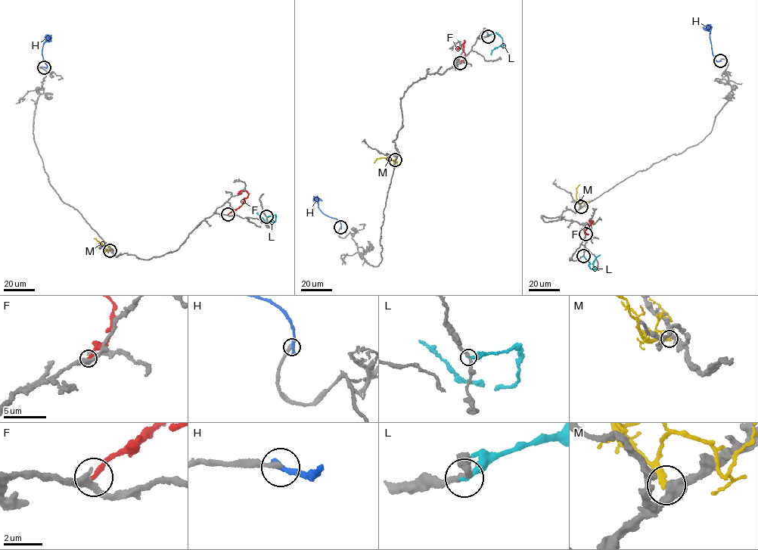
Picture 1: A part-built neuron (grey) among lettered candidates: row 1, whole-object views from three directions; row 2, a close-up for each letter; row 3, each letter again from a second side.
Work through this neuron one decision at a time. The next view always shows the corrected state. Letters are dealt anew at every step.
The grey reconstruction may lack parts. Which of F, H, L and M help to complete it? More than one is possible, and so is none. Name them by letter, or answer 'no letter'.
no letter

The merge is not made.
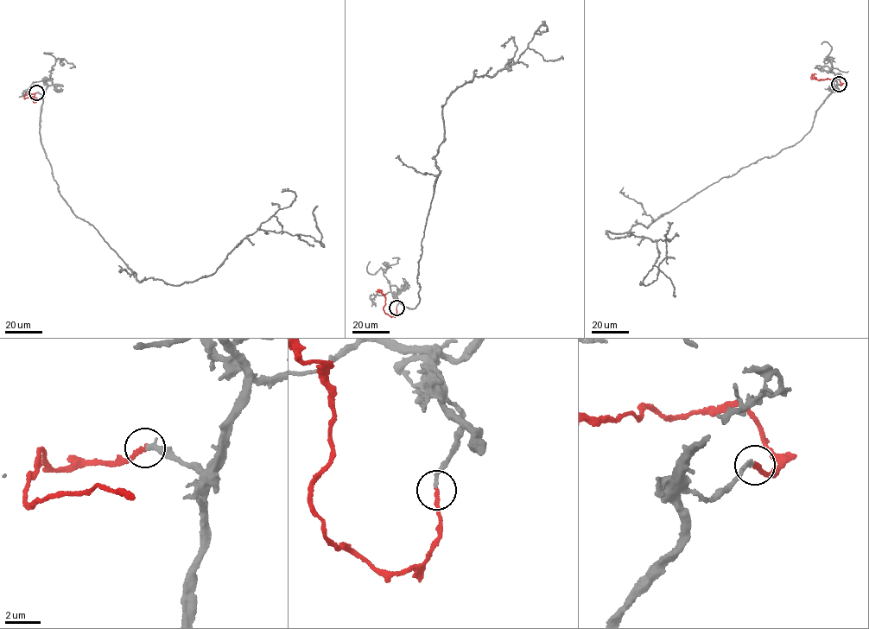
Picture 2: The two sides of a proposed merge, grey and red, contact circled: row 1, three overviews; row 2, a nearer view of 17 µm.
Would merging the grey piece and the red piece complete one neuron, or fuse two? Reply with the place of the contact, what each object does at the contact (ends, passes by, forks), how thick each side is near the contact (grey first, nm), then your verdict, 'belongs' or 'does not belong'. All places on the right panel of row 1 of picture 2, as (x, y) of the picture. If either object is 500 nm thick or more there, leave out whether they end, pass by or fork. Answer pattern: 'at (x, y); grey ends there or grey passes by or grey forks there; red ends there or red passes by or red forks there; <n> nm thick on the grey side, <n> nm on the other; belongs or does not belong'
at (839, 84); grey ends there; red ends there; 200 nm thick on the grey side, 200 nm on the other; belongs

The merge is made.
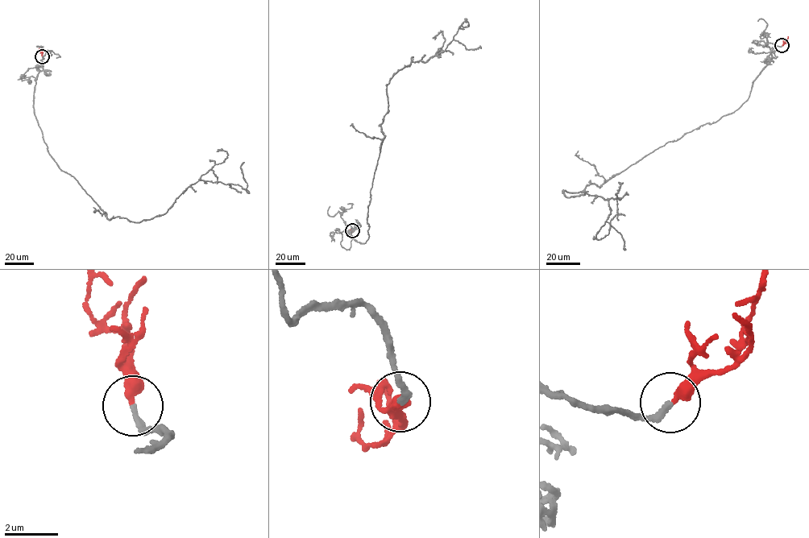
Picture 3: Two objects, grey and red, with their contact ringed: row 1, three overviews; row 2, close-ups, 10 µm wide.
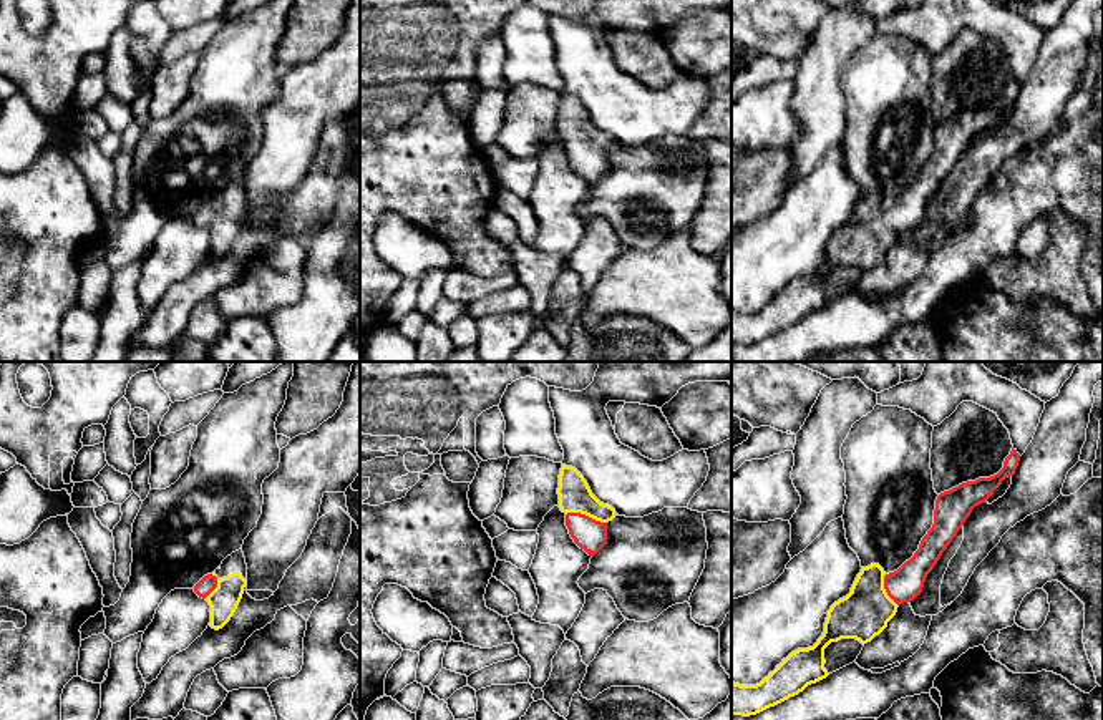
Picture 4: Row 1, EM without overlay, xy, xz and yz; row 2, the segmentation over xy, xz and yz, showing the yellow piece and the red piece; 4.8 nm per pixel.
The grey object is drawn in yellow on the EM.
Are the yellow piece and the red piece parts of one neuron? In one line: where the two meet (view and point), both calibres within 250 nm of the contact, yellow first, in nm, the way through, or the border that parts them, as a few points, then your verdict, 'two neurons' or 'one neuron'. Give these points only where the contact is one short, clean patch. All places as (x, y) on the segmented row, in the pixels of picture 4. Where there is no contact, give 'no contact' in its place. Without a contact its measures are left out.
contact xz (586, 515); calibres 160 and 160 nm; way xz (574, 495), (586, 515), (589, 535); one neuron

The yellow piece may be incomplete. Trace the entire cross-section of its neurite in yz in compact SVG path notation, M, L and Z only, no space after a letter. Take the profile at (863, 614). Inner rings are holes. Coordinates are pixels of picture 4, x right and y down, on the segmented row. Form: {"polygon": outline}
{"polygon": "M1012 448L997 474L940 493L935 499L934 524L914 556L889 574L879 564L862 567L851 592L828 611L824 632L813 647L791 652L756 685L731 682L731 715L756 715L826 679L829 674L824 669L824 649L831 642L856 639L864 645L879 635L897 607L922 592L927 574L972 509L985 503L1005 478L1015 474L1018 461L1020 455Z"}

